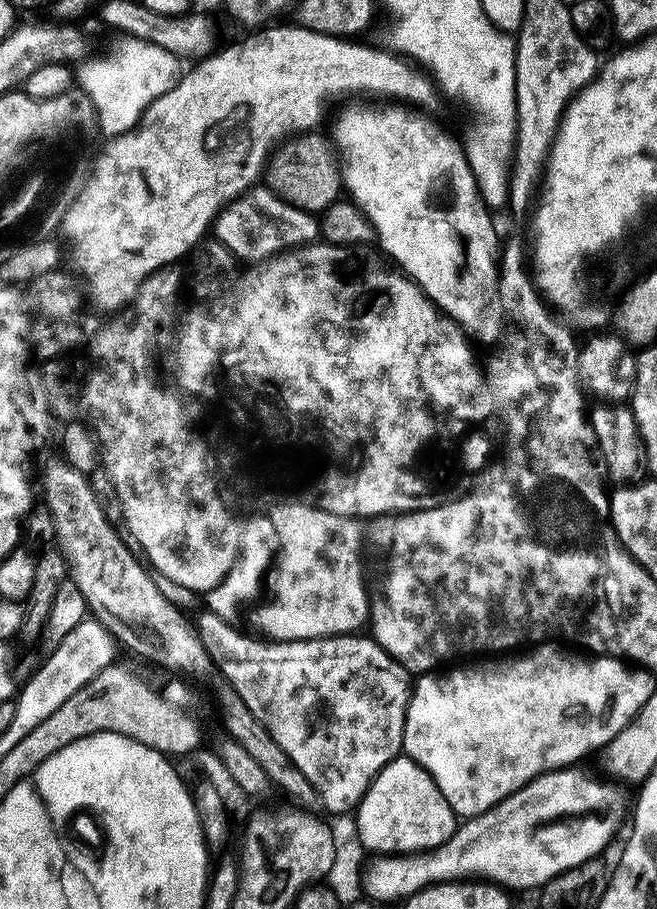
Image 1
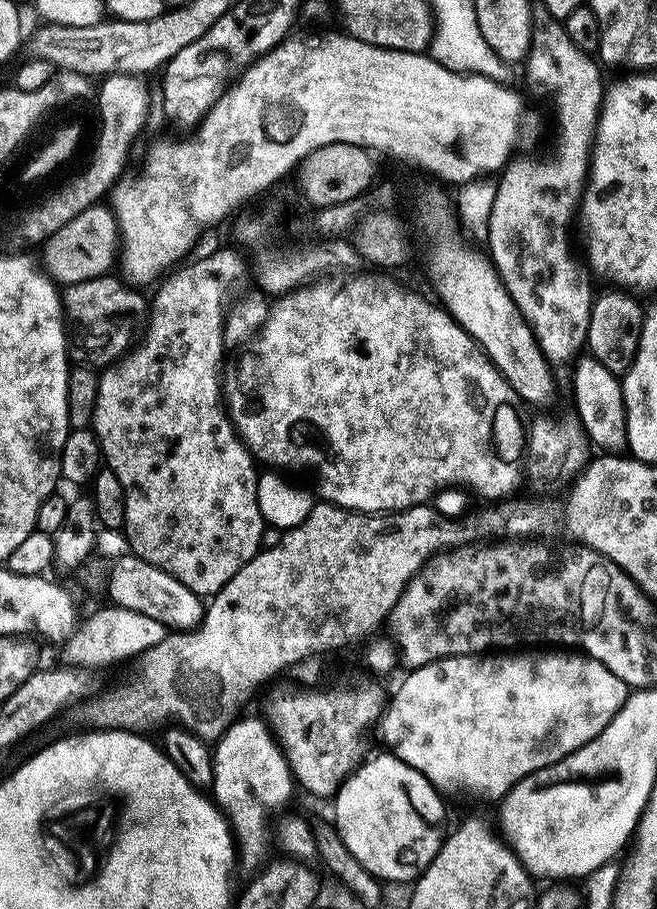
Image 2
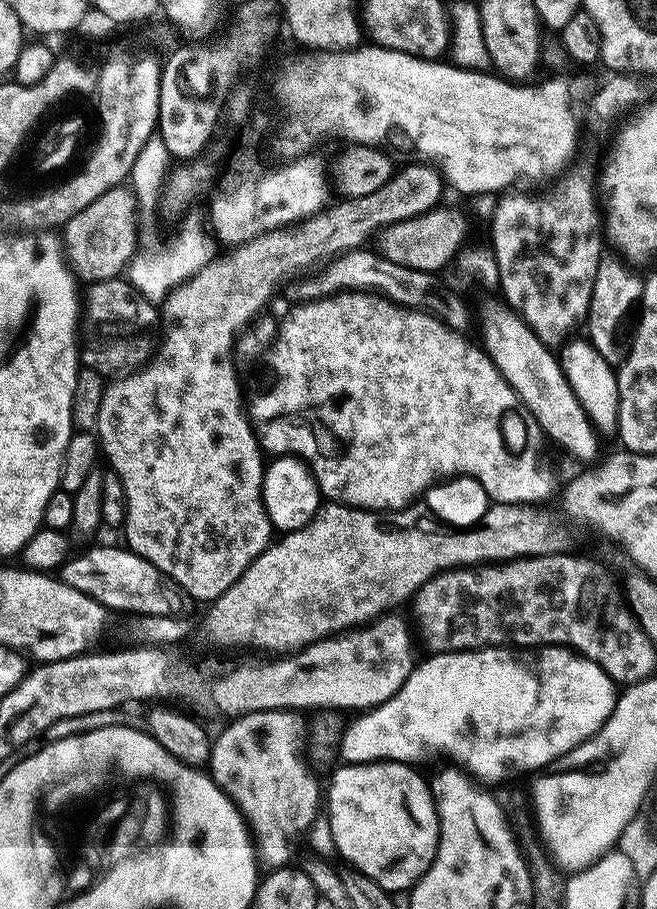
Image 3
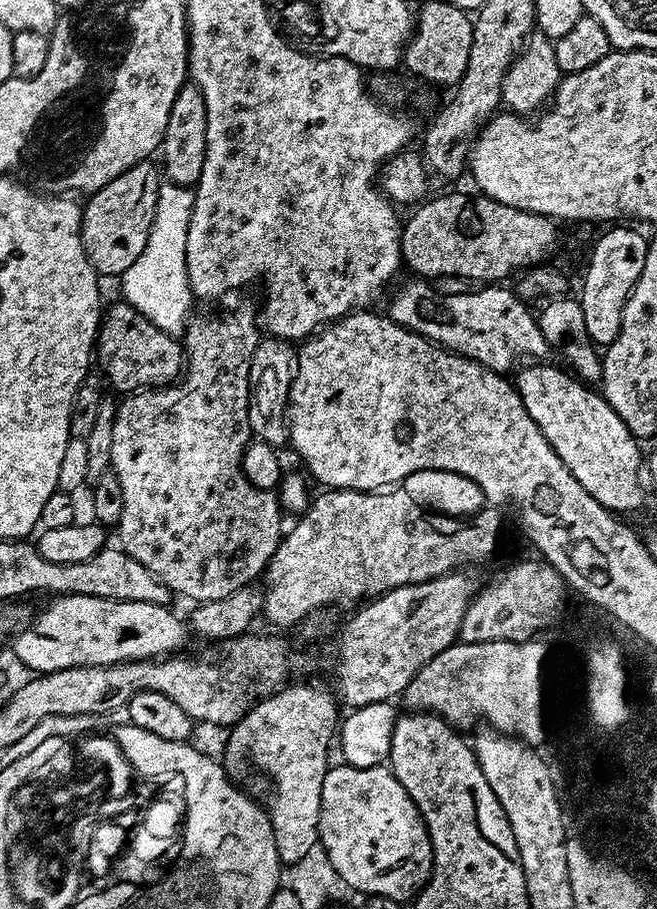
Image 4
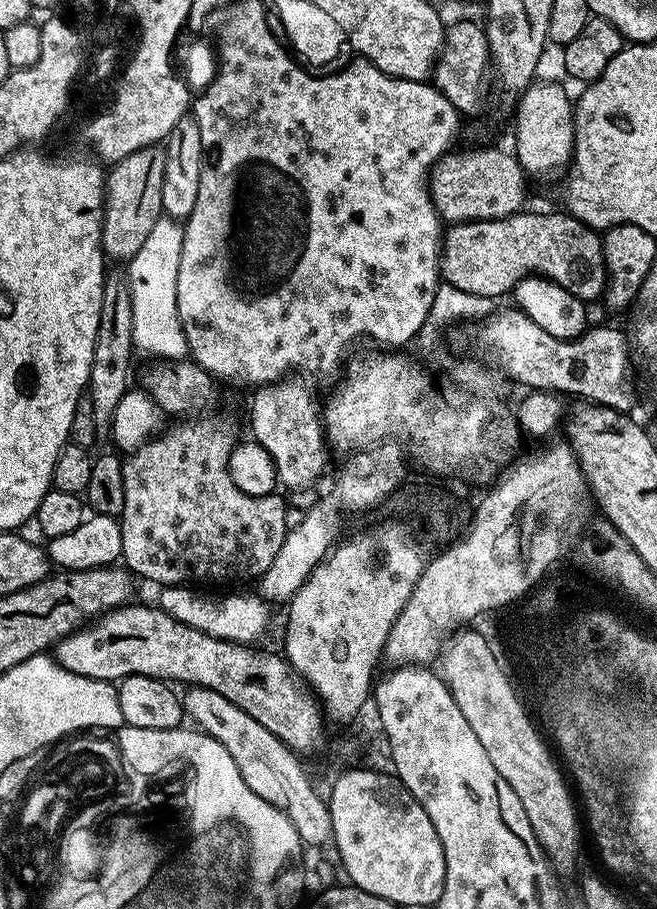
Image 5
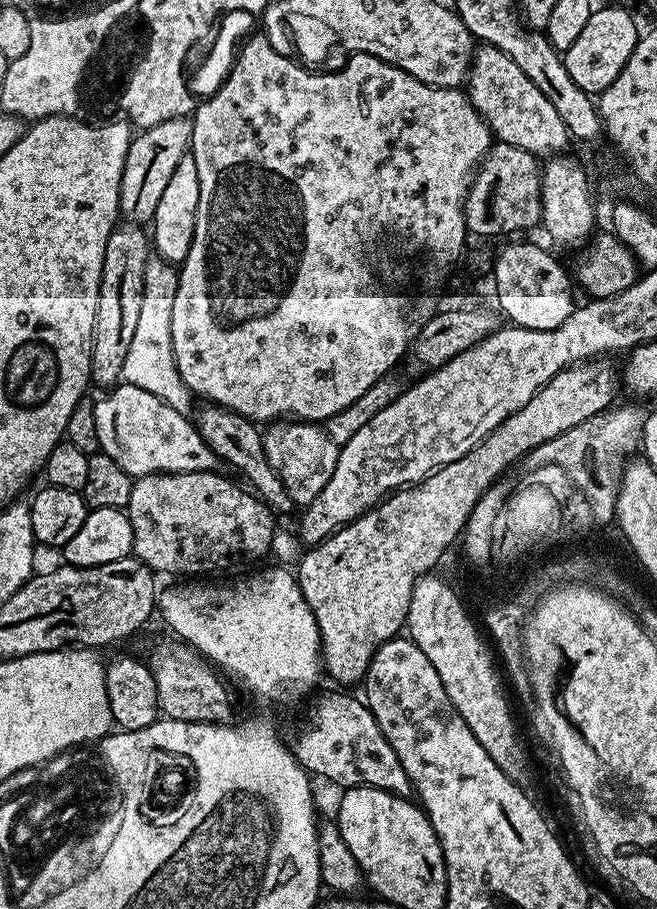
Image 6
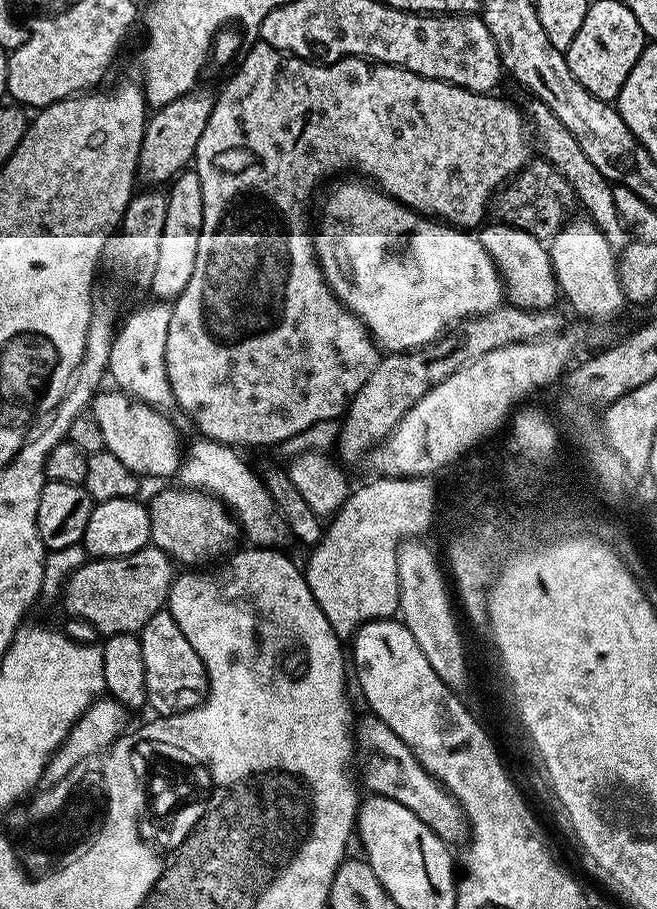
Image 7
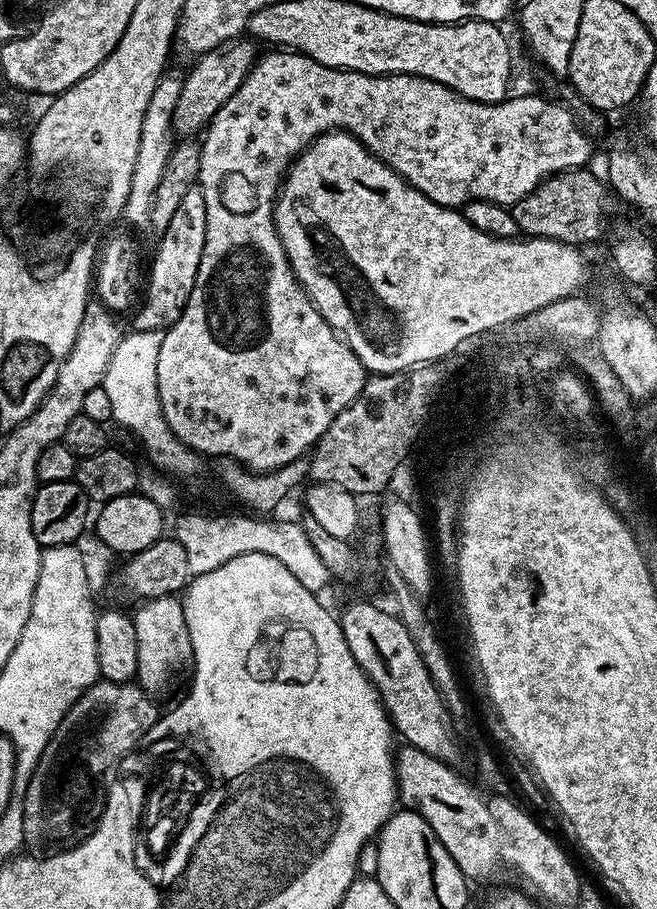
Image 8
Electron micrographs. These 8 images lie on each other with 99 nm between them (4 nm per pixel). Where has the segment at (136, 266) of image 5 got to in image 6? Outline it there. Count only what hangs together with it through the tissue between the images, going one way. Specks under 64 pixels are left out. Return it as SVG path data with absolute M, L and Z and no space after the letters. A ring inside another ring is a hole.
M159 258L149 259L144 275L142 311L138 318L138 326L134 329L134 338L130 341L130 351L126 354L123 379L157 395L162 402L168 403L179 414L191 417L194 412L194 403L192 404L194 396L178 374L170 330L170 322L174 318L174 294L178 294L179 281L179 271L168 261Z

